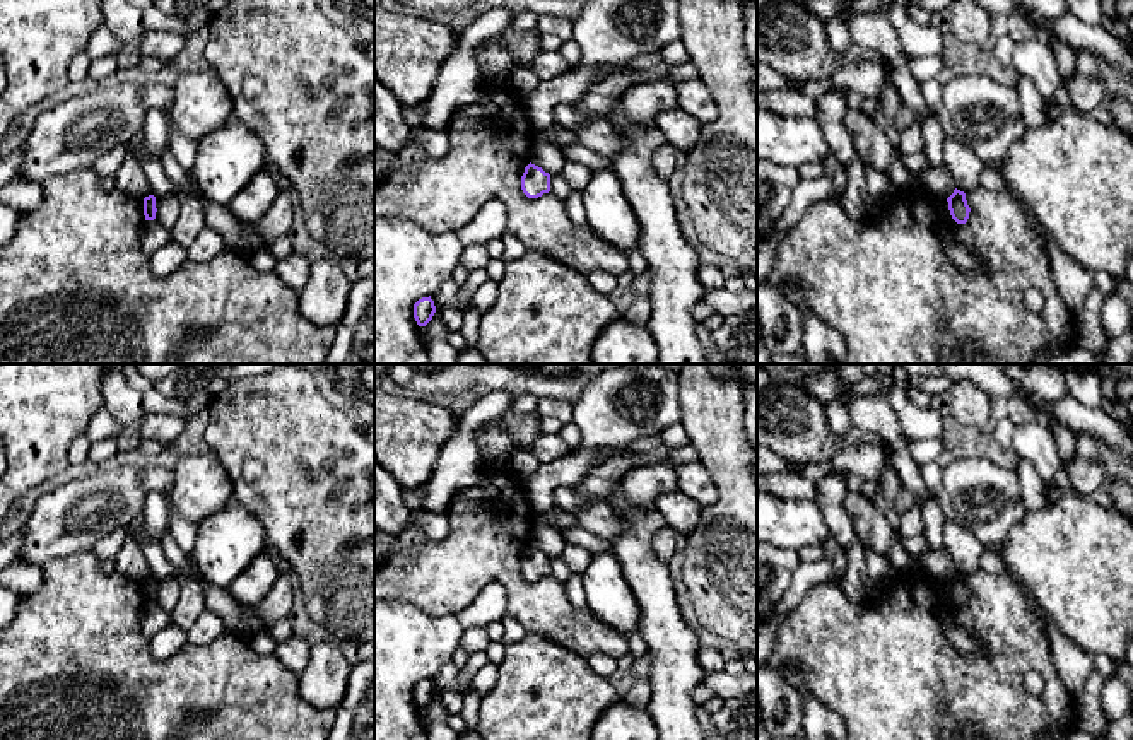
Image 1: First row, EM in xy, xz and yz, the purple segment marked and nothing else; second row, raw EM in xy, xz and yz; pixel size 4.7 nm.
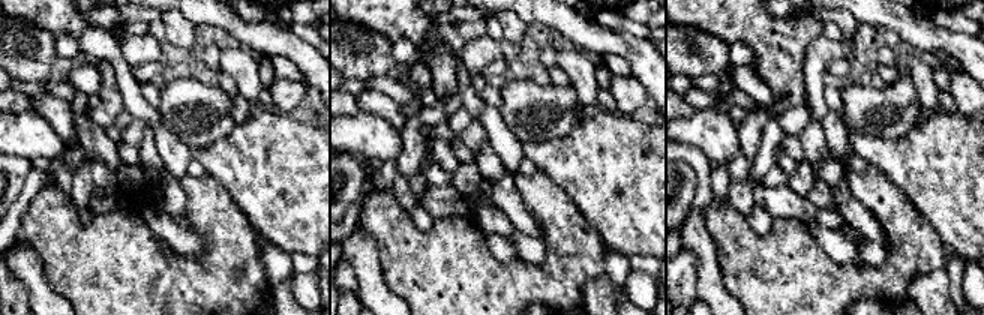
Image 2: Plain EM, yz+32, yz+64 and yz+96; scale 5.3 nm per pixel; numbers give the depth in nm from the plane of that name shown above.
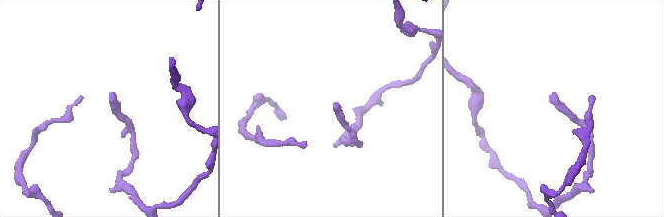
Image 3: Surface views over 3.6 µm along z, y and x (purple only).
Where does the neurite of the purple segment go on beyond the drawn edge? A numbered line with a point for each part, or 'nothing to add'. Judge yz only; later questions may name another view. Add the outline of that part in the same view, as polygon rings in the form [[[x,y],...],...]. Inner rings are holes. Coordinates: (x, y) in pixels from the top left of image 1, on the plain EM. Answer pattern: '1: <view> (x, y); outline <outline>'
nothing to add

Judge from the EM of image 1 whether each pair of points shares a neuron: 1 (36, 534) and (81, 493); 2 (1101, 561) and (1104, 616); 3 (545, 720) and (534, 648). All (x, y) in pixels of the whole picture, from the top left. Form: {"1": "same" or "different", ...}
{"1": "same", "2": "same", "3": "same"}

